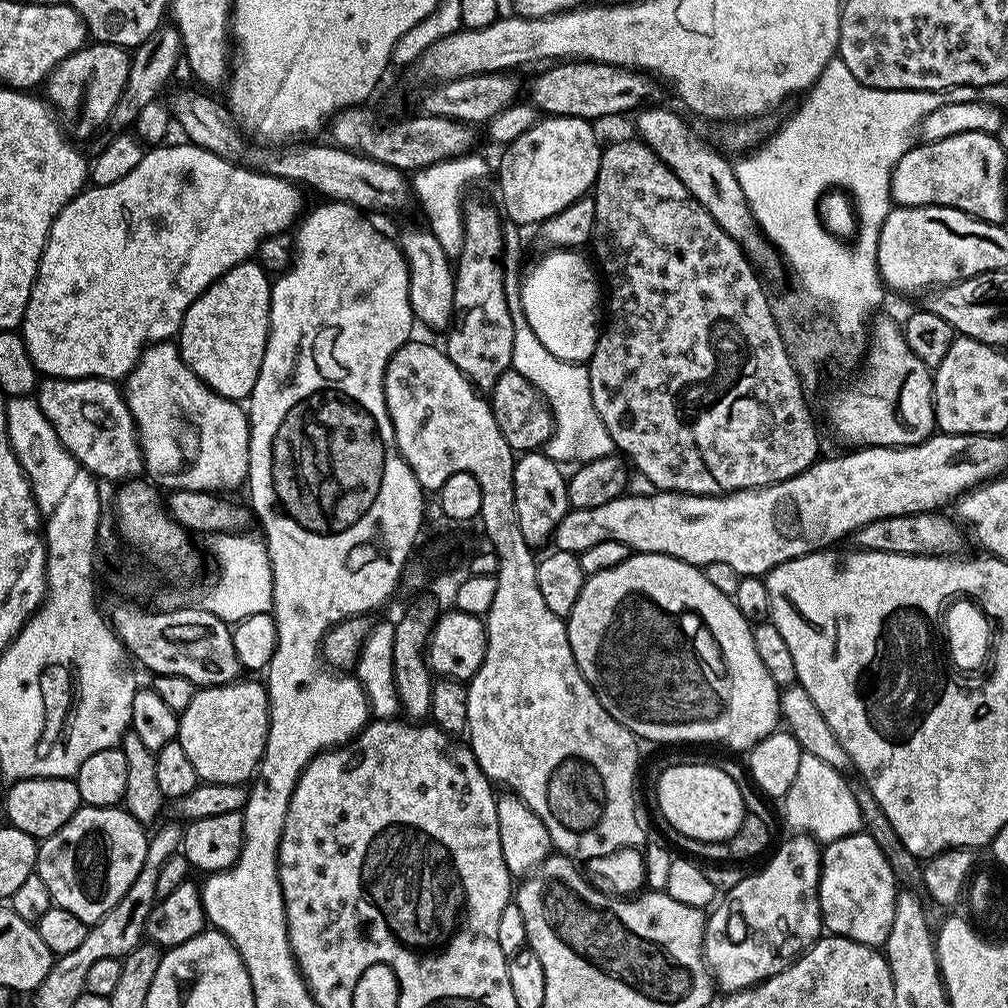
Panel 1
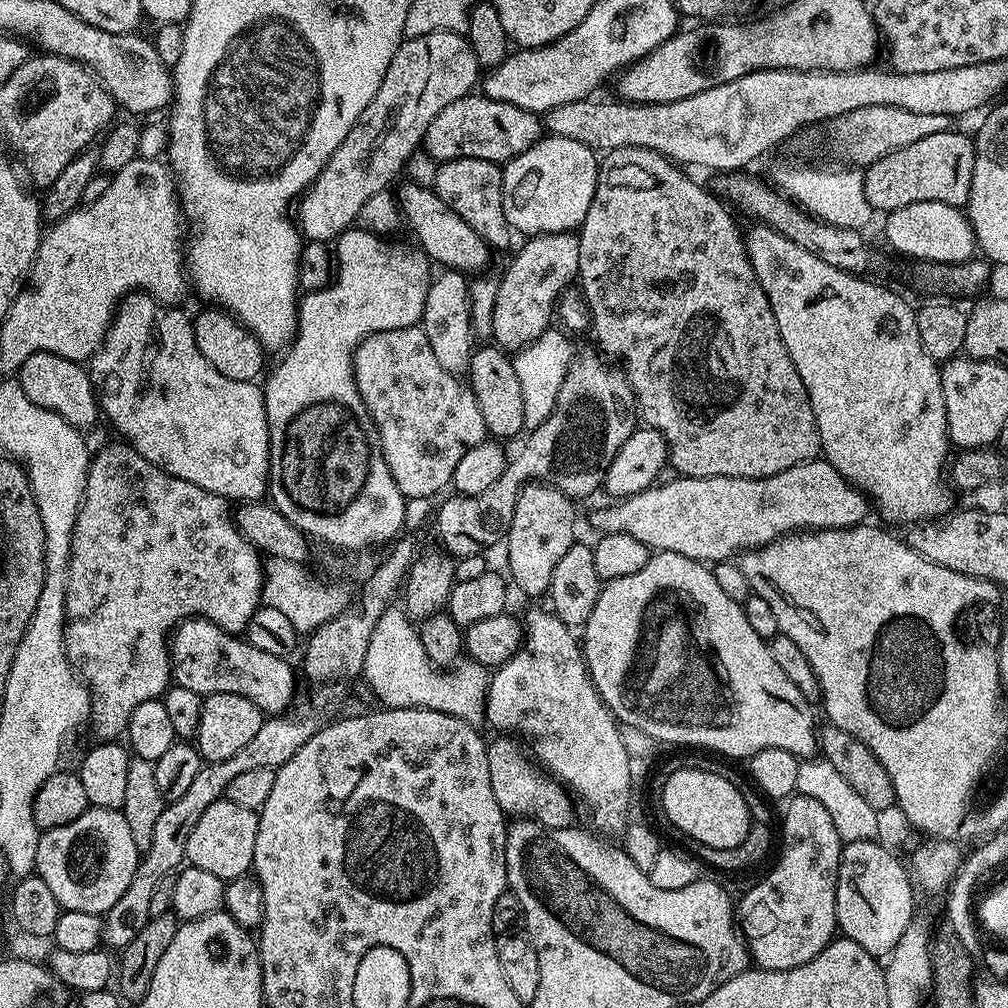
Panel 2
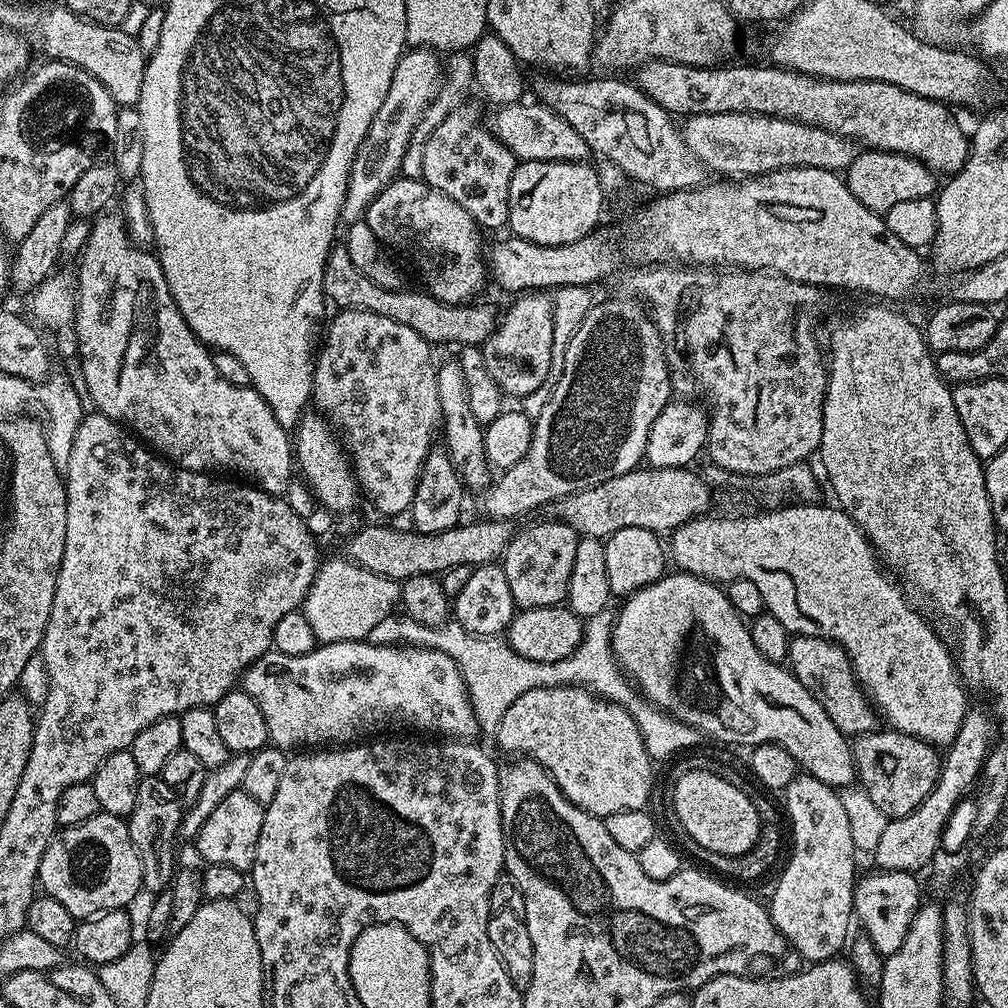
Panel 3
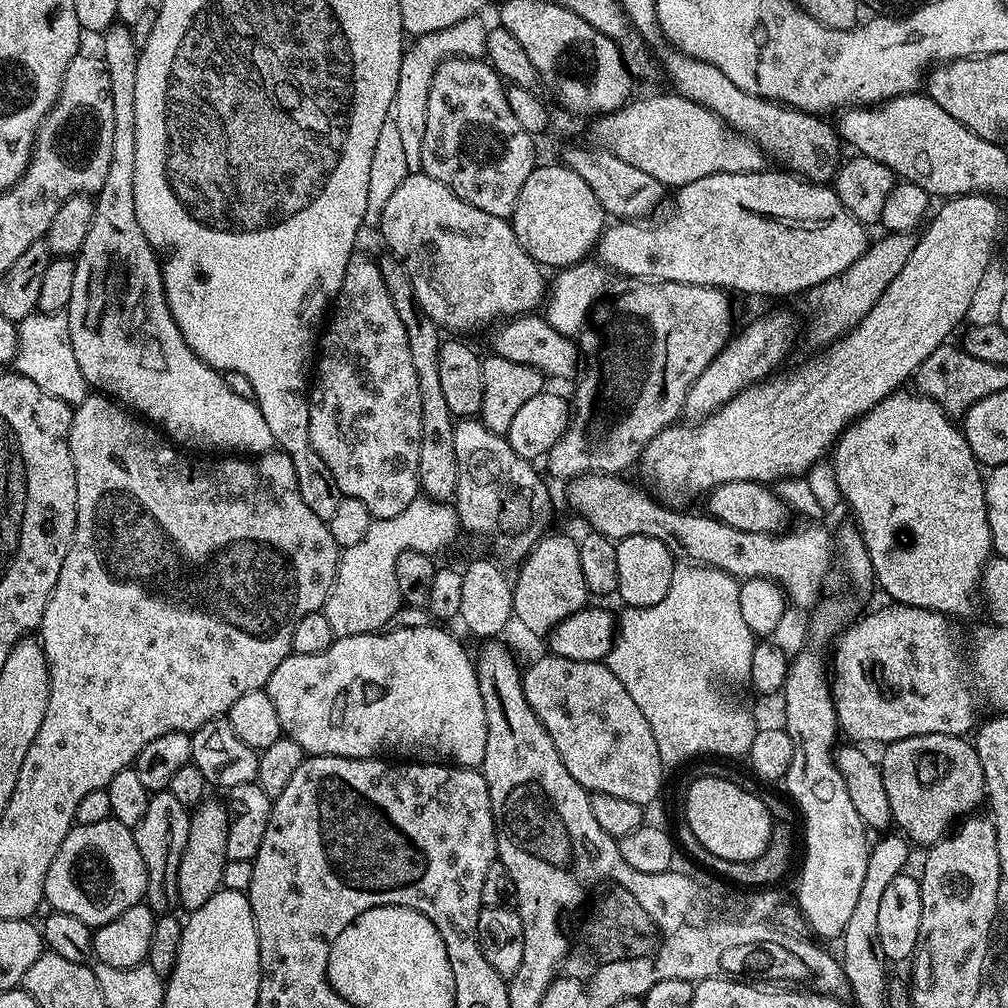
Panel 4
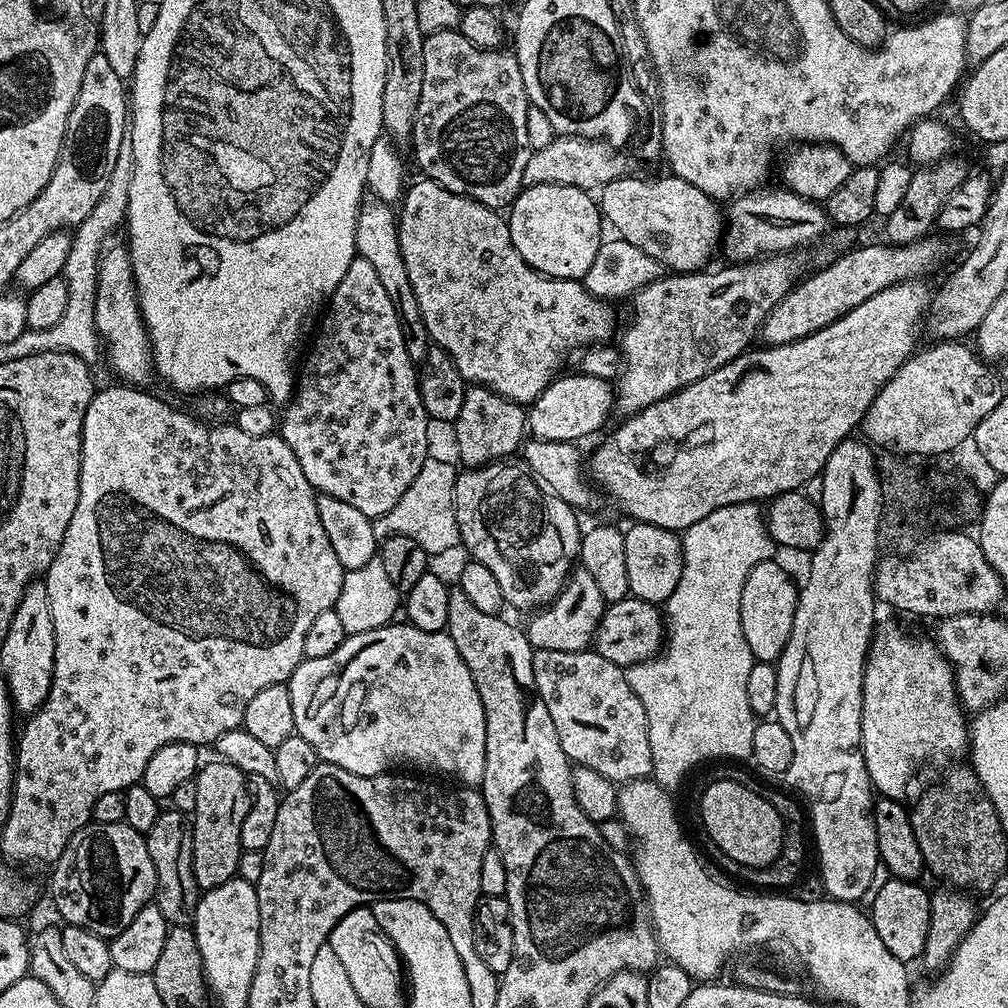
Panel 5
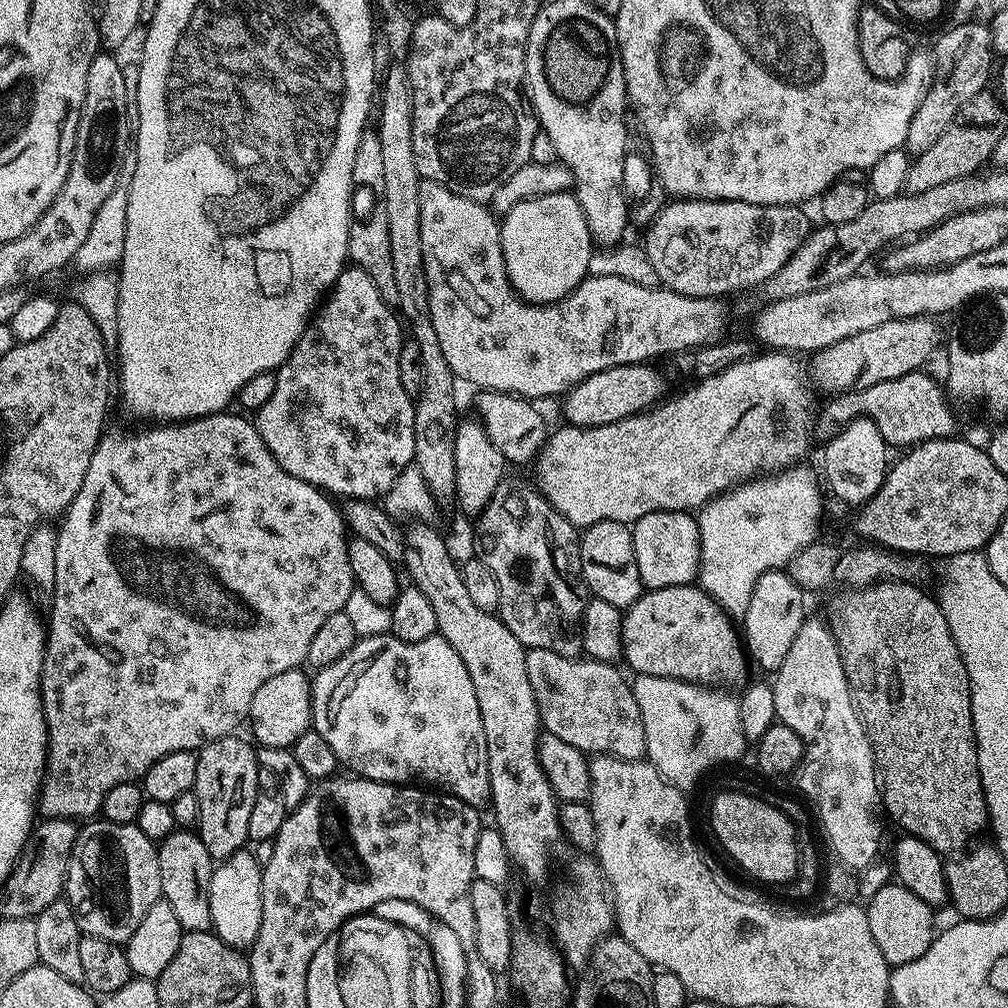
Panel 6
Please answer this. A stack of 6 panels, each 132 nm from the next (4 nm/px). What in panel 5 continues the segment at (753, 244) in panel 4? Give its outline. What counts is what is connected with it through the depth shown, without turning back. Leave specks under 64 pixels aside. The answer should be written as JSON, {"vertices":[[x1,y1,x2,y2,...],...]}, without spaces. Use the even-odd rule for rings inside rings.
{"vertices":[[777,186,773,192,764,191,737,195,727,205,729,208,726,208,722,252,729,256,729,261,752,262,757,258,792,254,797,251,795,248,804,248,807,244,814,243,830,228,825,209,819,203,789,192,783,186]]}

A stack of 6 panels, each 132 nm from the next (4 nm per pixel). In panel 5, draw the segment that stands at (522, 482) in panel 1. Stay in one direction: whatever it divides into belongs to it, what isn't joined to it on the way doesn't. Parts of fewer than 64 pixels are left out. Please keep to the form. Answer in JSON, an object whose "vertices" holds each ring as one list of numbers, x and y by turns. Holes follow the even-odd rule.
{"vertices":[[582,566,573,567,564,589,552,599,552,603,531,613,526,623,526,635,535,650,566,650,587,652,593,647,596,631,604,613,606,602,602,590,594,582,590,570]]}

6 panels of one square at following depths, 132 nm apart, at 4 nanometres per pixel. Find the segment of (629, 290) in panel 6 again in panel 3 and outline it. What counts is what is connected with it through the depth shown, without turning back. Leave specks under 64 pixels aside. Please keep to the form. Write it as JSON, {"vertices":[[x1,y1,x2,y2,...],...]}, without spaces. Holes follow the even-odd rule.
{"vertices":[[397,178,387,184,370,202,366,213,366,223,370,230,389,249,397,248,404,256,409,256,416,263,420,276,424,279,423,287,438,297,444,304,463,304,471,301,472,296,486,280,486,243,480,235,482,229,469,212,462,210,454,198,442,194,425,184,423,179]]}

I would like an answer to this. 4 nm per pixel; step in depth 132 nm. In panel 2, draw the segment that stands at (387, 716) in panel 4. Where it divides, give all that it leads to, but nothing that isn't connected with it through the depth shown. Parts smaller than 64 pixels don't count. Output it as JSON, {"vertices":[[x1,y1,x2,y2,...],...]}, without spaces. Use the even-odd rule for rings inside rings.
{"vertices":[[181,620,170,636,170,676,179,687,194,690,202,697,211,692,242,694,242,698,250,698,250,702,254,702,254,706,258,706,265,714,283,714,293,707,296,676,288,663,285,657,266,654,263,650,258,650,258,646,250,646,247,639,223,632,218,625,211,624,208,620]]}

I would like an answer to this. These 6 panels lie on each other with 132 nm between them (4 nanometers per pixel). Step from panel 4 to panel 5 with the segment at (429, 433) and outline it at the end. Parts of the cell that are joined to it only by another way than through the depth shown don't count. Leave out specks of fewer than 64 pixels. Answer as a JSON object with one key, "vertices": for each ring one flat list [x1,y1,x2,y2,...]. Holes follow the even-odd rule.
{"vertices":[[364,228,356,230,356,254,366,258,370,266,378,274,386,294,390,294,390,302,394,302,394,310,398,314,398,322,402,326,402,342,406,342,406,354,410,354,413,362,426,358,430,347,426,322,422,318,422,310,418,306,418,298,414,298,414,290,410,286,410,274,406,274,406,262,400,249,400,234,392,228]]}

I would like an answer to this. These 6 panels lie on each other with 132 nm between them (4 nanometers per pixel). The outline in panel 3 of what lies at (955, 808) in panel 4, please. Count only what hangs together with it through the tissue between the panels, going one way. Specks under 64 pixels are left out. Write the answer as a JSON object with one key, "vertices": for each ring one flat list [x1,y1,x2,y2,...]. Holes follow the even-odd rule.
{"vertices":[[873,730,851,741,856,763,856,779,864,793,889,818,905,816,915,810,934,790,940,777,942,756,933,745,916,736,895,730]]}

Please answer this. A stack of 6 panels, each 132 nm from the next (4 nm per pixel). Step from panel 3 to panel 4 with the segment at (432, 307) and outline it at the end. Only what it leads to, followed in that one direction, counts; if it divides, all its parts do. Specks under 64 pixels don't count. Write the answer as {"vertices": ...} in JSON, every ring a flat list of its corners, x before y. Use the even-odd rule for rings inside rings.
{"vertices":[[543,315,513,316,497,323,491,332,491,355,501,356,510,362,518,362,531,368,538,368,546,378,552,379,553,376,556,380,570,379,569,381,571,381,581,367,582,357,577,341,571,336,564,336,558,330,554,330]]}

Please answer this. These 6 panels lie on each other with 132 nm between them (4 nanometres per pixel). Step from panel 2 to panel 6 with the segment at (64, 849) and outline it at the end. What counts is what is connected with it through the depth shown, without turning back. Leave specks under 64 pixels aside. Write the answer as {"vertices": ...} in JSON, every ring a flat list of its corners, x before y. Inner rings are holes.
{"vertices":[[92,818,77,831,68,873,64,883,64,896,74,910,81,933,97,936,123,945,138,930,138,922,146,918,146,910,161,899,160,875,158,874,157,845,136,824,119,824,103,818]]}

